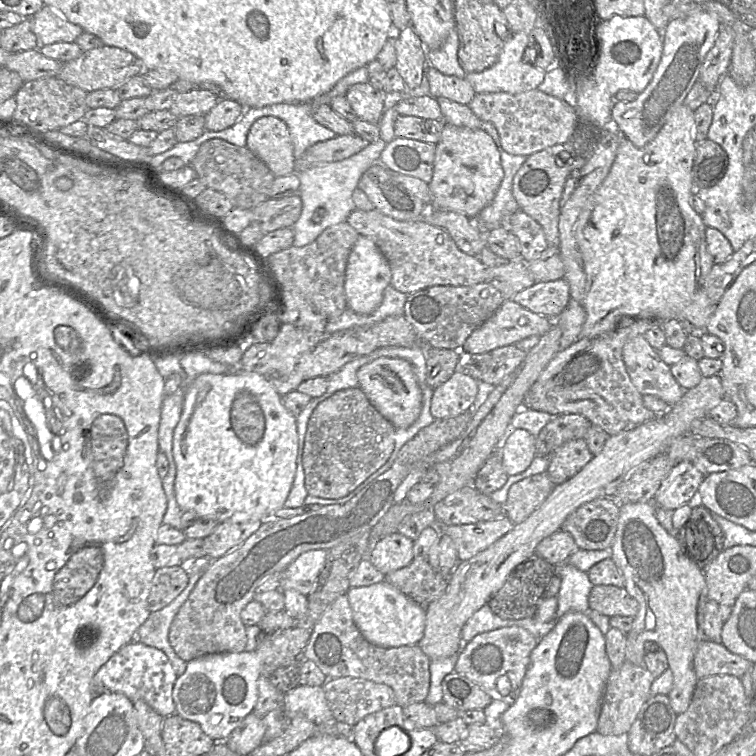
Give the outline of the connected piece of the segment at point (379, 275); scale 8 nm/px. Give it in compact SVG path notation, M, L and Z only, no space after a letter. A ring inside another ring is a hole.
M359 235L351 248L345 272L344 291L347 307L361 314L372 313L381 304L384 290L390 283L391 270L384 255L373 240Z

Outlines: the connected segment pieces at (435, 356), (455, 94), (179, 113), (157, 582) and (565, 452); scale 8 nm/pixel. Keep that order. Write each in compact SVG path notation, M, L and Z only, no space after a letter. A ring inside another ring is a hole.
M420 341L420 348L426 357L429 384L437 388L454 373L460 358L459 350L436 348L426 341Z
M427 66L425 77L430 85L430 95L433 97L444 96L468 105L475 95L466 78L443 74L432 66Z
M198 86L189 91L178 93L177 100L169 110L176 117L205 115L217 104L219 99L219 94Z
M182 566L156 569L149 596L151 613L172 602L186 588L188 581L188 572Z
M583 438L569 440L554 450L547 473L554 485L560 484L581 470L592 457Z

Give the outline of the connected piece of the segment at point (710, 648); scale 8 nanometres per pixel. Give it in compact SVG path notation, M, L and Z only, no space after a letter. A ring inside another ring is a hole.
M702 637L694 657L698 679L711 675L732 675L741 679L752 671L754 663L730 652L721 642Z

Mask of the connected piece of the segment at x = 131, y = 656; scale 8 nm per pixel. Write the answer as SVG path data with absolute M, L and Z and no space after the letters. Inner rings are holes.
M135 638L110 657L96 673L96 695L103 692L121 693L132 702L143 700L163 718L175 713L172 696L177 675L167 655Z

